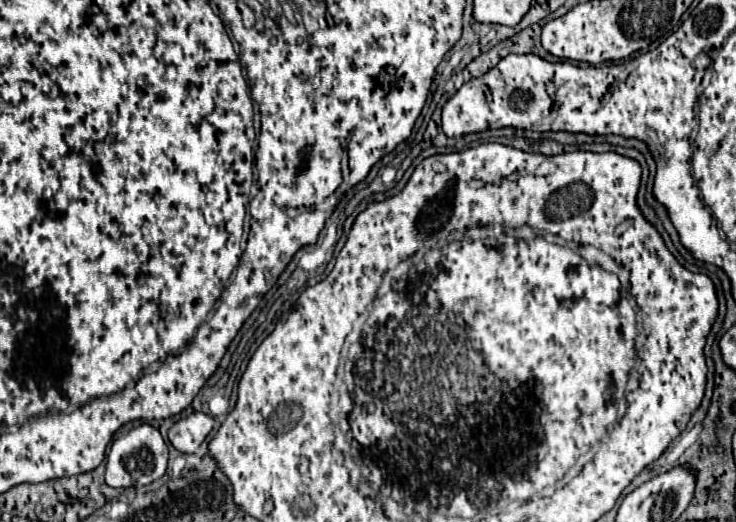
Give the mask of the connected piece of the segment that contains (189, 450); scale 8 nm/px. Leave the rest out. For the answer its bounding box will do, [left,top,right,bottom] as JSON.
[168,412,214,454]

